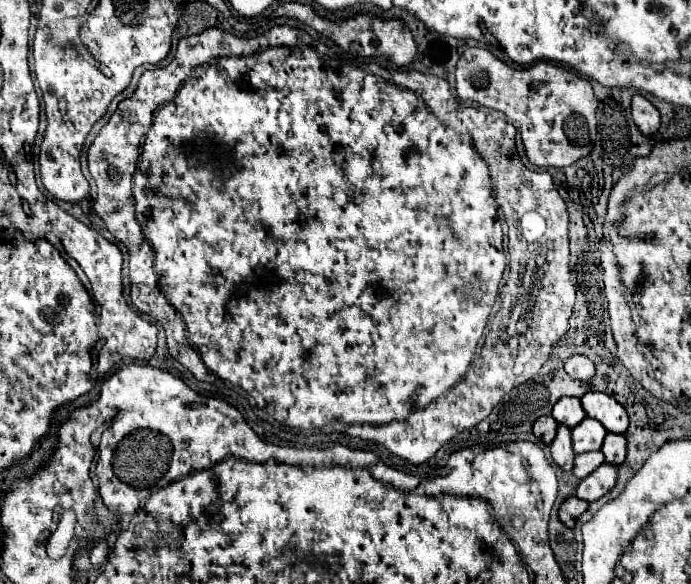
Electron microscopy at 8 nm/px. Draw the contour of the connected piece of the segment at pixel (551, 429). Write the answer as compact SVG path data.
M540 417L536 423L534 423L534 435L544 443L544 445L550 445L556 437L556 429L558 429L558 423L554 421L554 417Z

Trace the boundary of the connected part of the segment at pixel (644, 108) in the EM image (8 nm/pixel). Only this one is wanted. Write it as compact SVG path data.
M636 95L632 99L632 119L634 119L636 127L640 129L640 133L646 137L652 137L660 127L658 109L648 99L644 99L642 95Z

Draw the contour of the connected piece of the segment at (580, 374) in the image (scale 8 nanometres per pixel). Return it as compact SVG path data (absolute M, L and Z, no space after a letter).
M574 355L574 357L570 357L570 359L566 361L564 369L566 369L566 373L568 373L570 377L580 379L580 381L590 381L590 379L594 377L594 363L592 363L588 357L584 357L584 355Z

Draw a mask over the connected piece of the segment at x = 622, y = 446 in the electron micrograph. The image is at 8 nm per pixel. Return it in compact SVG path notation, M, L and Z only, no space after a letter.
M608 433L606 441L602 445L602 453L604 453L608 463L622 465L624 459L626 459L626 437L616 435L616 433Z

